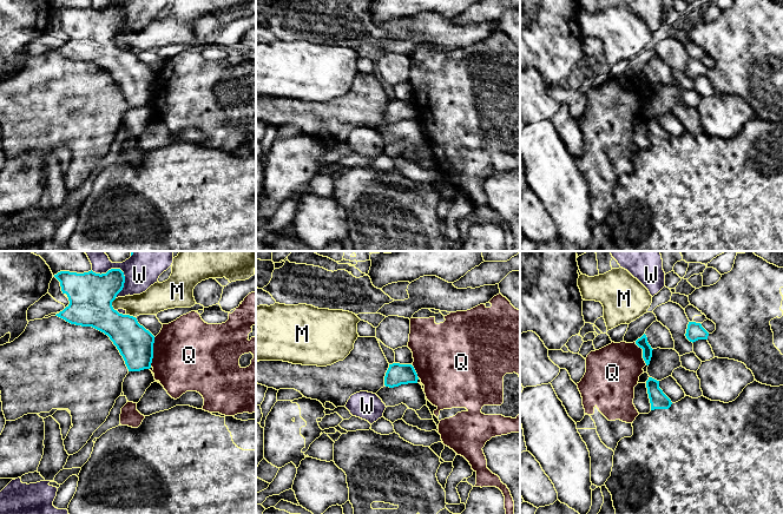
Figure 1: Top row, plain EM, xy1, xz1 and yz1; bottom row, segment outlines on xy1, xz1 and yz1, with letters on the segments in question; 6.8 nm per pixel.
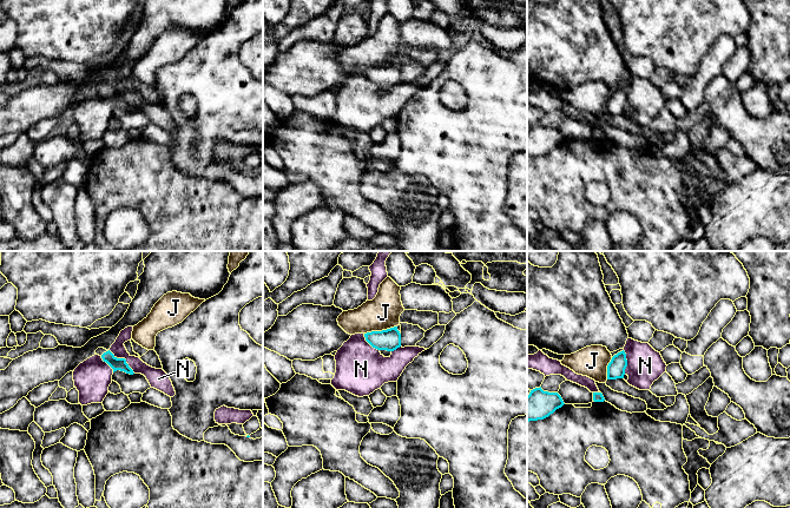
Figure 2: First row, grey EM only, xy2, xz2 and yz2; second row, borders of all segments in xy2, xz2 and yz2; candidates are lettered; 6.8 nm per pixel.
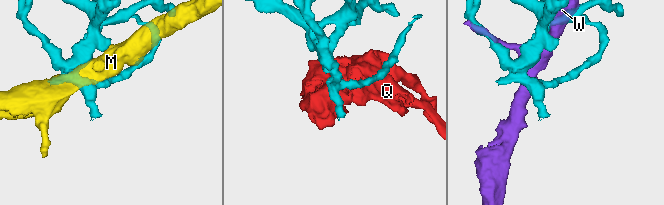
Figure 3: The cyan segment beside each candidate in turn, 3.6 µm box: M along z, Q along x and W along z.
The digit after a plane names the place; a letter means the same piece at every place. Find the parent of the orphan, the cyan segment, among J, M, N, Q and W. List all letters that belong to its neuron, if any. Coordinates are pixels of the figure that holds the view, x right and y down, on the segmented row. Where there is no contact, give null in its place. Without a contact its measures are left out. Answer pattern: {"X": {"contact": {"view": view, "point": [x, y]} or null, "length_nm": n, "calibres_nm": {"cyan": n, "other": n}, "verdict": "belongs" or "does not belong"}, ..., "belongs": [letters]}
{"J": {"contact": {"view": "xz2", "point": [380, 331]}, "length_nm": 240, "calibres_nm": {"cyan": 150, "other": 220}, "verdict": "does not belong"}, "M": {"contact": {"view": "xy1", "point": [111, 304]}, "length_nm": 90, "calibres_nm": {"cyan": 300, "other": 160}, "verdict": "does not belong"}, "N": {"contact": {"view": "xy2", "point": [124, 358]}, "length_nm": 240, "calibres_nm": {"cyan": 80, "other": 110}, "verdict": "does not belong"}, "Q": {"contact": {"view": "xy1", "point": [152, 351]}, "length_nm": 200, "calibres_nm": {"cyan": 240, "other": 500}, "verdict": "does not belong"}, "W": {"contact": {"view": "xy1", "point": [116, 269]}, "length_nm": 260, "calibres_nm": {"cyan": 300, "other": 240}, "verdict": "does not belong"}, "belongs": []}

